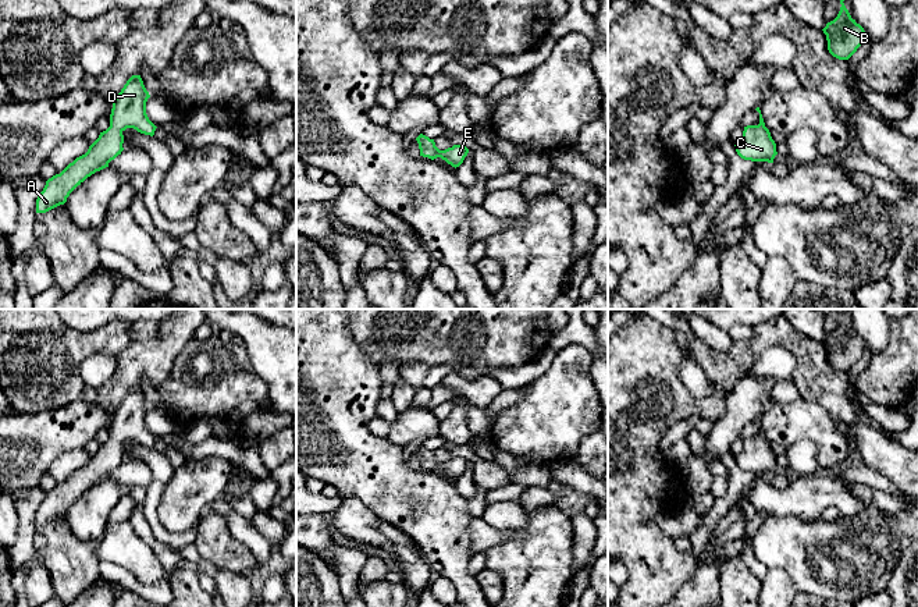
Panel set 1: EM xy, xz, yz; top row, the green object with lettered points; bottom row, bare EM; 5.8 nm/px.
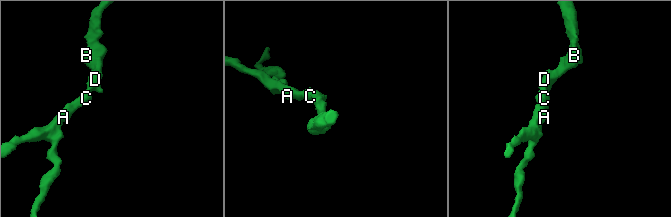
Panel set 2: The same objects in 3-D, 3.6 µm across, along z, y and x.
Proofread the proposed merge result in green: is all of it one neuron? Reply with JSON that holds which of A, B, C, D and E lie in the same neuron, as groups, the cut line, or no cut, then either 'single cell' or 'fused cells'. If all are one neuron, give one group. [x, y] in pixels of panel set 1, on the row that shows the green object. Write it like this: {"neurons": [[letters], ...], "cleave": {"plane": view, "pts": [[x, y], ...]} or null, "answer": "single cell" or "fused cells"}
{"neurons": [["A", "B", "C", "D", "E"]], "cleave": null, "answer": "single cell"}

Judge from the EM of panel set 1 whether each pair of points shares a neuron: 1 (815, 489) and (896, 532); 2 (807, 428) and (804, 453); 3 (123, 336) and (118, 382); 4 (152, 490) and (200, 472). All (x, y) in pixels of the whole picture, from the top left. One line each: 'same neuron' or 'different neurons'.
1: different neurons
2: different neurons
3: different neurons
4: different neurons

